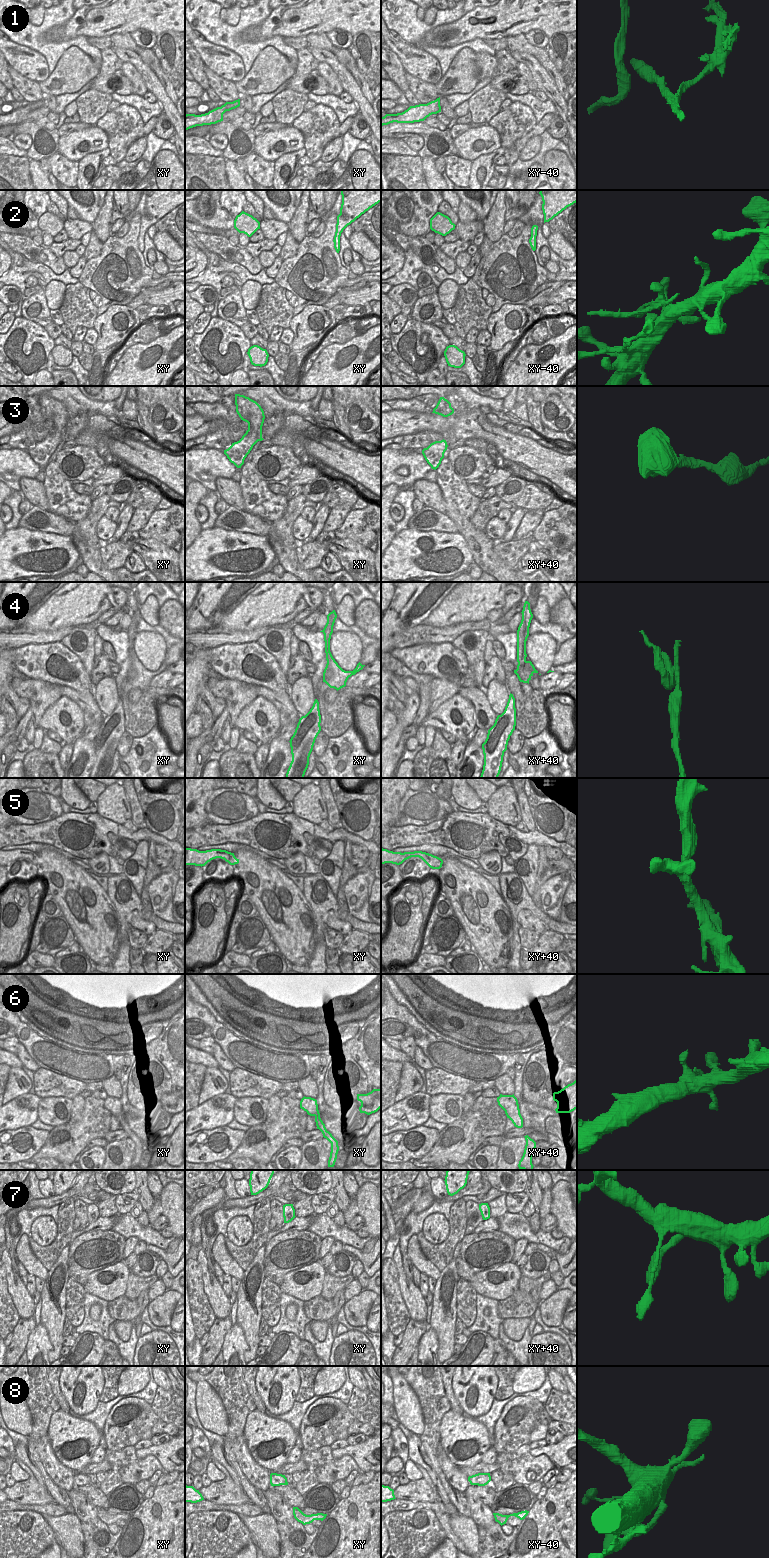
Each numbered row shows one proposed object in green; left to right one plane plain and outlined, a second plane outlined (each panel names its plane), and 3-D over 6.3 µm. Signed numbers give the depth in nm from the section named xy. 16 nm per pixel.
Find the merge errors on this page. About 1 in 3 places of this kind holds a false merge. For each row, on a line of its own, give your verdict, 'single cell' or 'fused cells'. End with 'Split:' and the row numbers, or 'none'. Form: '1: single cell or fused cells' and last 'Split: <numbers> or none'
1: fused cells
2: single cell
3: single cell
4: fused cells
5: single cell
6: single cell
7: single cell
8: single cell
Split: 1, 4

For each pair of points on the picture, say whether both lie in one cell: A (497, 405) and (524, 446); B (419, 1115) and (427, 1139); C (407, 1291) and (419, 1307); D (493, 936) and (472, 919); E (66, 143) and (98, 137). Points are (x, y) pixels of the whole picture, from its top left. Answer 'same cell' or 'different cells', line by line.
A: different cells
B: different cells
C: same cell
D: same cell
E: same cell

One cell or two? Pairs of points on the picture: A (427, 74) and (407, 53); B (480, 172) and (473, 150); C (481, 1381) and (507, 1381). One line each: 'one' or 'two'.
A: one
B: two
C: two

